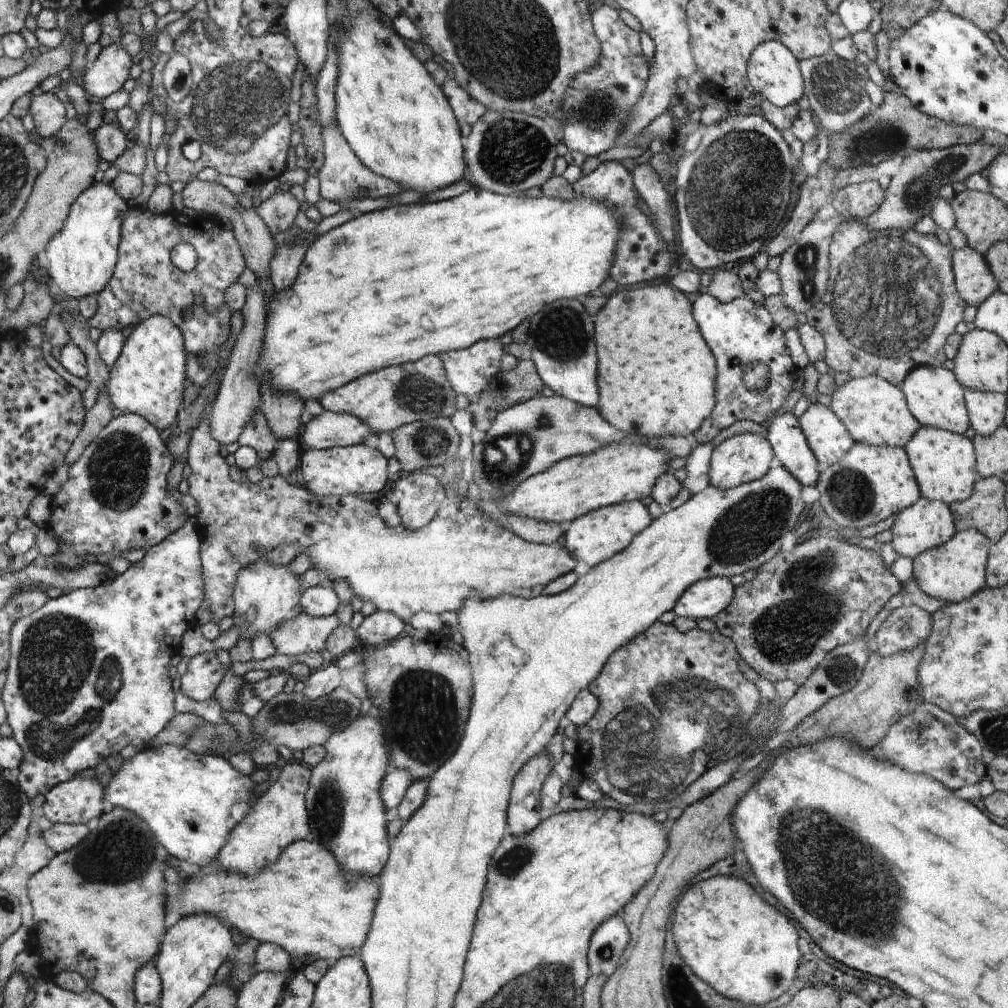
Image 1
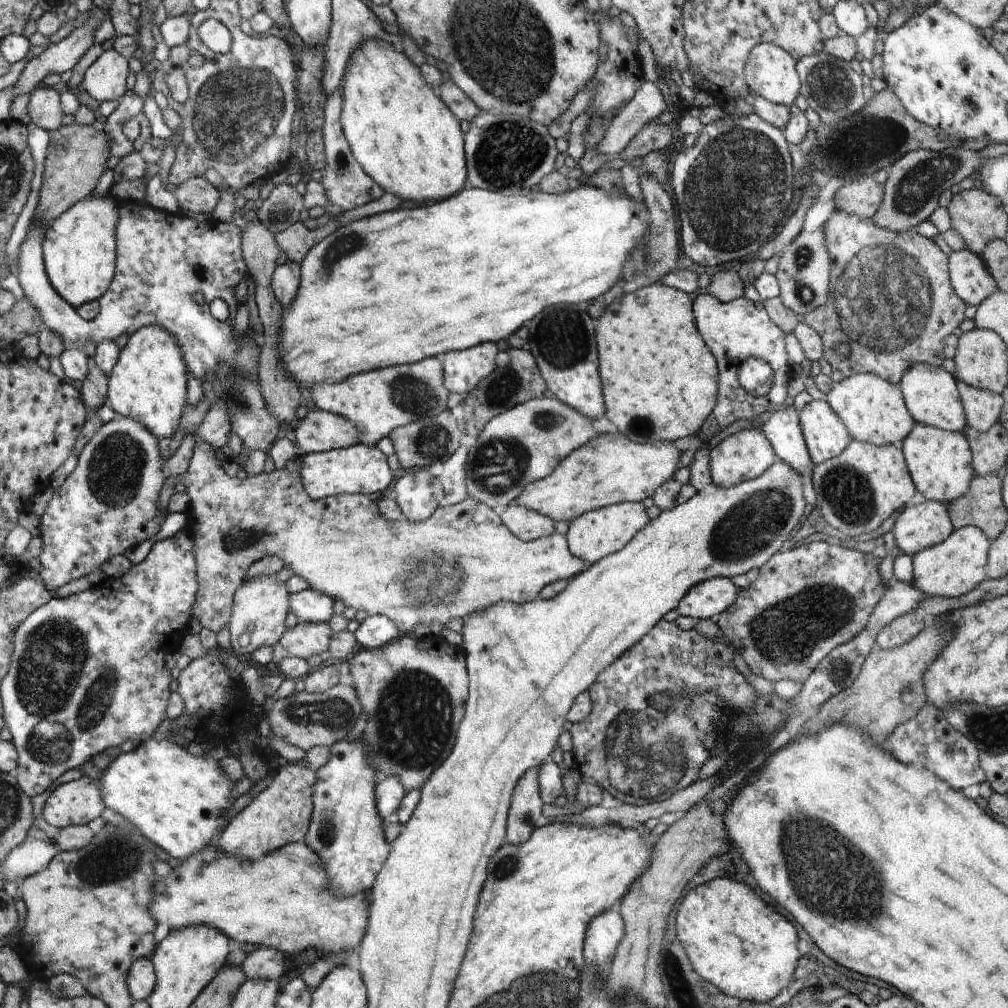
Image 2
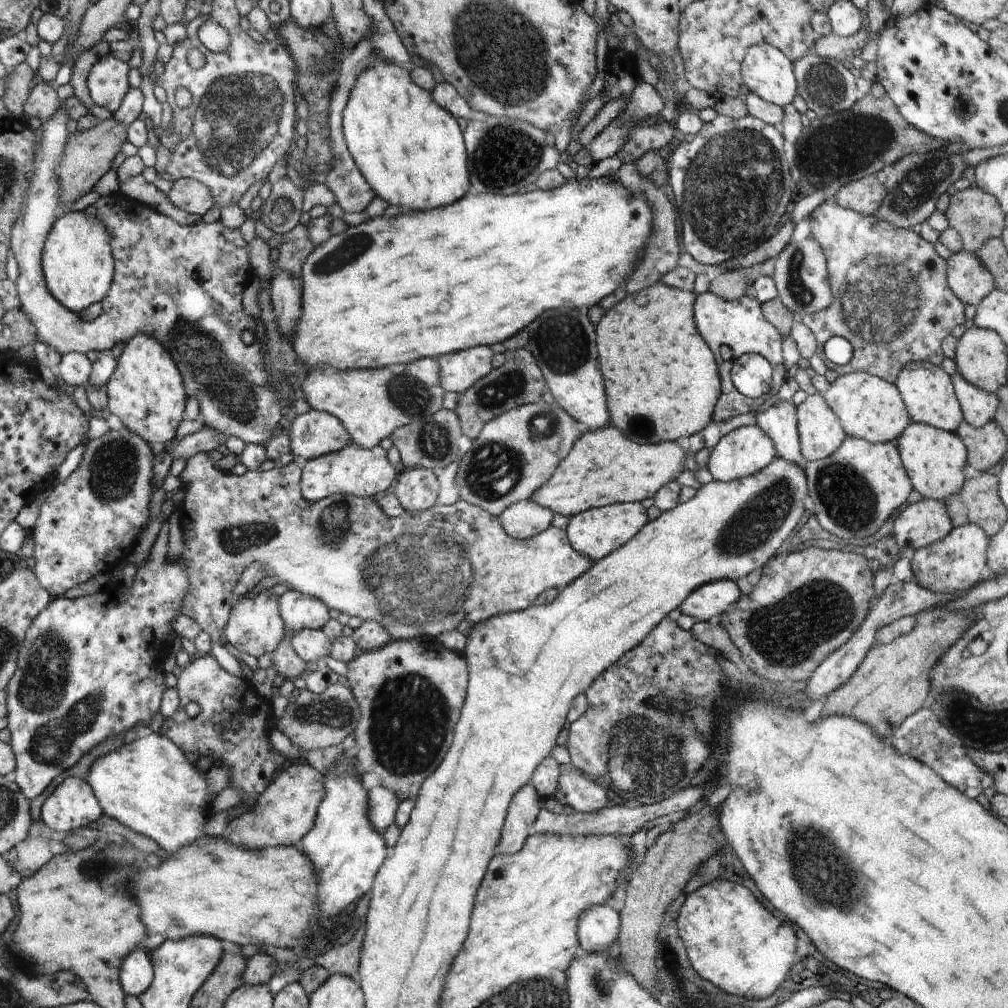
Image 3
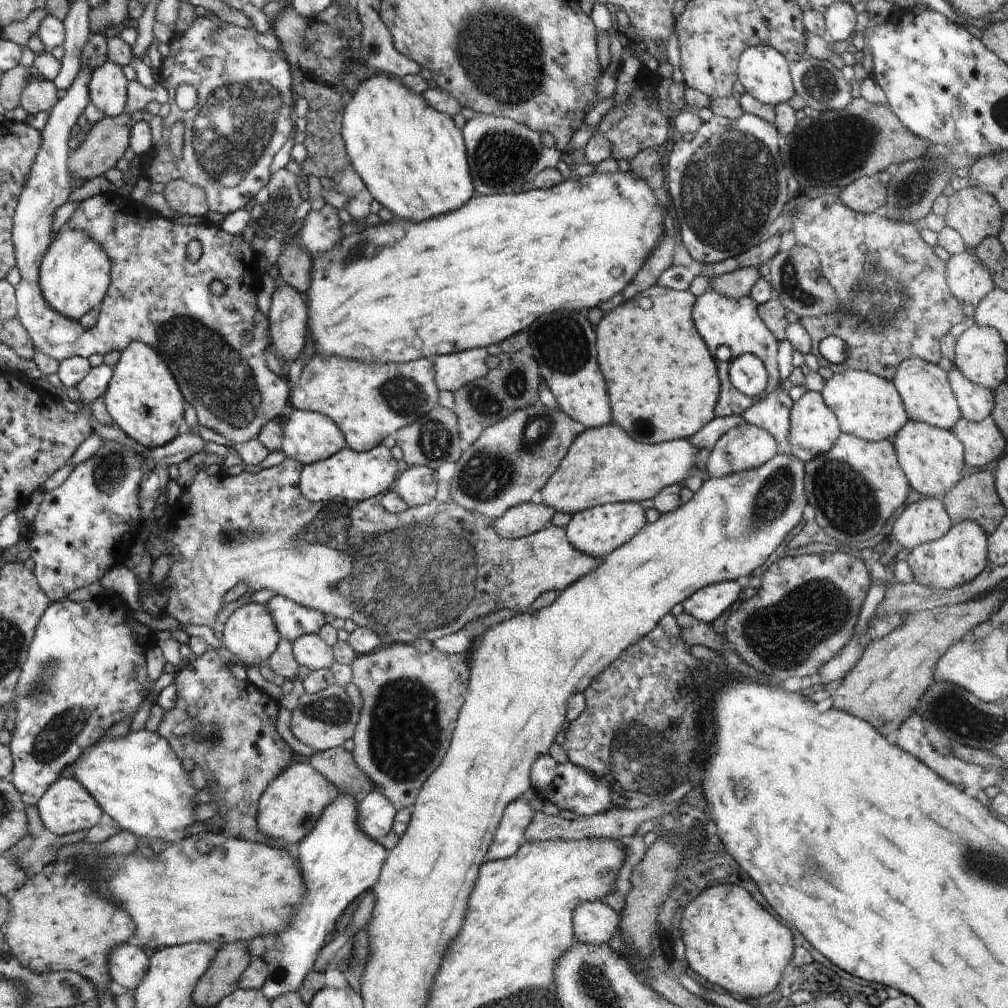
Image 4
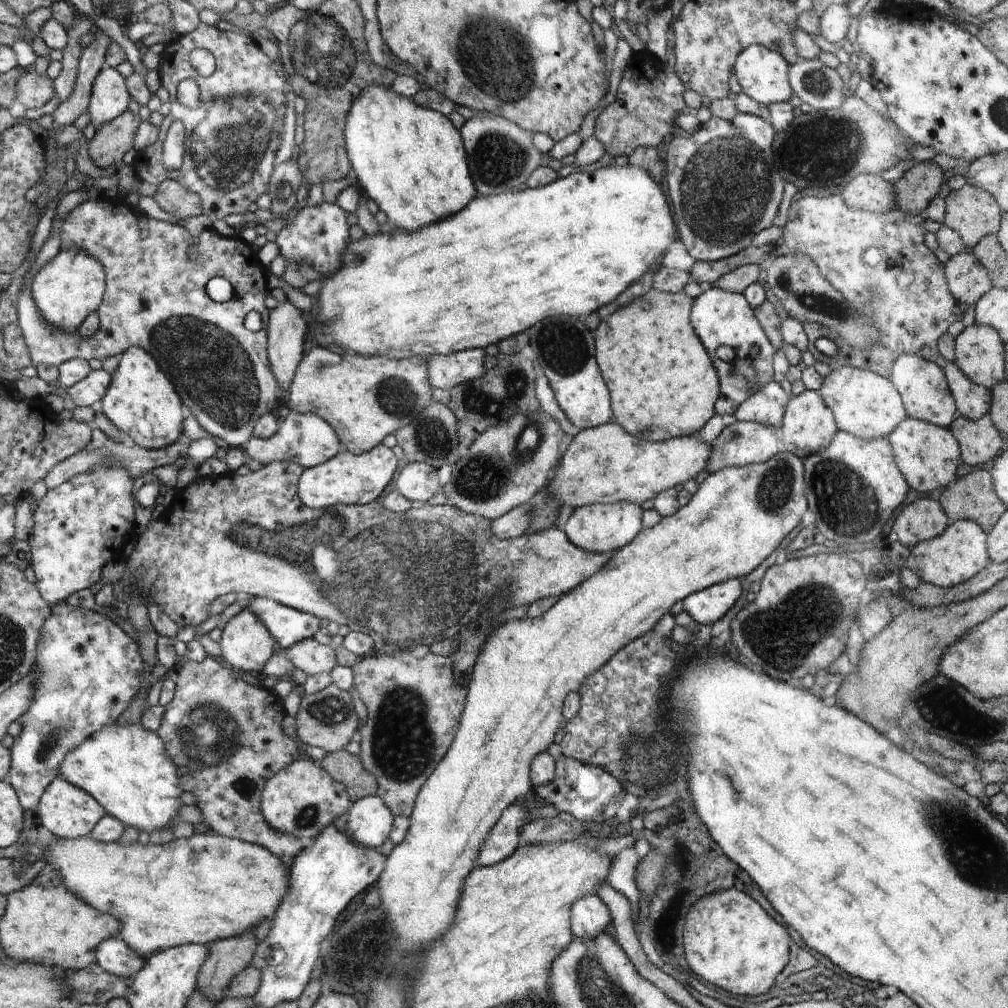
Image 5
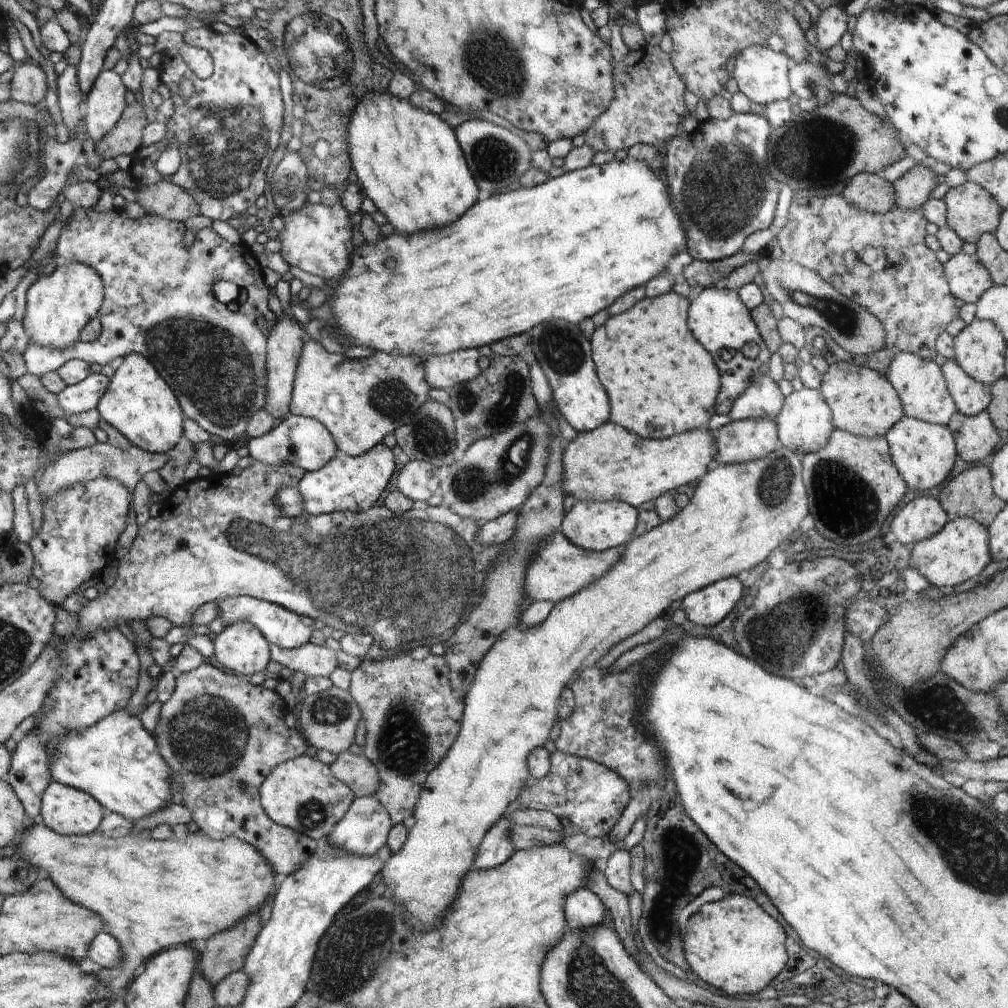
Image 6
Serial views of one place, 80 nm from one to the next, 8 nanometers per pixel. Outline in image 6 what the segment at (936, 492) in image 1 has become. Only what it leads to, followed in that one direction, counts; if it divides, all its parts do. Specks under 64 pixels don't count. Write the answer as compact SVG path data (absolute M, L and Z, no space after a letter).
M904 416L885 437L889 442L891 459L909 489L932 490L952 478L950 472L956 462L957 448L948 427Z

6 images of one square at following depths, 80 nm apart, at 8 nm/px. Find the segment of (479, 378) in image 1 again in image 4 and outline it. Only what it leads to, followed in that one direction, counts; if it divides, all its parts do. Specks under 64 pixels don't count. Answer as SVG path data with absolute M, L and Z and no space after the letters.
M482 347L433 357L435 381L439 383L440 390L456 392L464 385L486 377L490 372L486 366L488 355L486 347Z

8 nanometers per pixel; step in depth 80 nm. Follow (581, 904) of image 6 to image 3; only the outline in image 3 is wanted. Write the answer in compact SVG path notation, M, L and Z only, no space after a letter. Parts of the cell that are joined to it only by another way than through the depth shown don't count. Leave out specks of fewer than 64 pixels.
M607 904L596 905L579 918L580 949L586 953L604 953L617 940L622 930L619 912Z

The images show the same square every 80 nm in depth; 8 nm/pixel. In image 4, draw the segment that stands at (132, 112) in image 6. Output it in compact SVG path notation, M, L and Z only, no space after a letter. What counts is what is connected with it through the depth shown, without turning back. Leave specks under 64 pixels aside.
M123 112L115 117L102 118L87 132L86 139L68 157L67 169L71 188L74 188L73 178L89 181L90 179L101 177L110 168L115 168L118 159L127 152L130 146L131 130L134 124L135 122L130 116Z

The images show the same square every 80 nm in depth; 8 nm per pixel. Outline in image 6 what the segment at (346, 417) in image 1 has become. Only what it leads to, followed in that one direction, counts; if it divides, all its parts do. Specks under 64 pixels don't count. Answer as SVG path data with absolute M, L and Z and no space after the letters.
M288 414L284 420L277 422L276 426L261 437L251 437L246 444L244 453L250 454L256 461L268 465L288 464L299 466L305 472L315 472L322 468L339 452L335 437L315 418L302 415Z

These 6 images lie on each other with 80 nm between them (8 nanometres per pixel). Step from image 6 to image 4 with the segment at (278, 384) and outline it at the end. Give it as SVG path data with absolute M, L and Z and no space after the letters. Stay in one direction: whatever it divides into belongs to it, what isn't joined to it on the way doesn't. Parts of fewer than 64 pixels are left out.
M292 285L276 287L267 317L271 322L274 353L280 362L283 358L298 358L306 342L306 320L309 320L302 293Z

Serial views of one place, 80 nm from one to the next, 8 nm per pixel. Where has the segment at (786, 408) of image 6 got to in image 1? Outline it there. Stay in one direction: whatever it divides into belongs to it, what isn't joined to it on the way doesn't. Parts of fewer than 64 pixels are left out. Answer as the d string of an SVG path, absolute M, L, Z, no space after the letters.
M811 403L799 423L820 468L840 460L854 446L855 441L844 423L821 403Z

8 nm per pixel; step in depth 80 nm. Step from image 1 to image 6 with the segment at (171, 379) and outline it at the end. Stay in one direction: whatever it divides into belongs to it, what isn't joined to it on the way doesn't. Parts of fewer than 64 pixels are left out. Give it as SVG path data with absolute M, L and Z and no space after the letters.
M140 353L127 354L116 367L104 396L98 401L100 418L110 423L139 449L154 454L168 453L182 436L182 407L175 391Z

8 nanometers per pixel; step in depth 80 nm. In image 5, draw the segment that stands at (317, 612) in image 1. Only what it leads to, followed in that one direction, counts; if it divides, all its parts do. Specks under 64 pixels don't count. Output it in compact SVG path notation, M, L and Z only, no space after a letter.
M256 597L244 609L250 609L256 613L280 646L285 649L309 639L320 628L320 620L316 615L308 614L272 599Z

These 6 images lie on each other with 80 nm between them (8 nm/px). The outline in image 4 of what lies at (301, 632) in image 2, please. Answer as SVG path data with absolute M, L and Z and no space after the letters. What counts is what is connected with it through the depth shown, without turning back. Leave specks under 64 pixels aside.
M305 634L293 642L297 663L310 670L328 669L334 662L334 650L318 634Z

